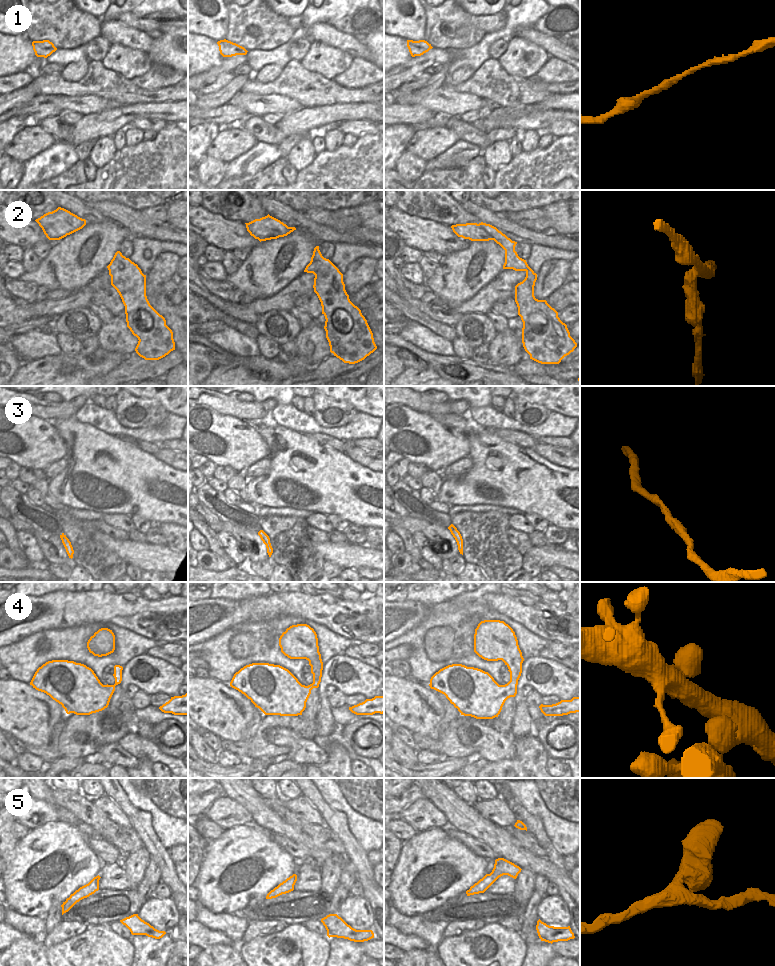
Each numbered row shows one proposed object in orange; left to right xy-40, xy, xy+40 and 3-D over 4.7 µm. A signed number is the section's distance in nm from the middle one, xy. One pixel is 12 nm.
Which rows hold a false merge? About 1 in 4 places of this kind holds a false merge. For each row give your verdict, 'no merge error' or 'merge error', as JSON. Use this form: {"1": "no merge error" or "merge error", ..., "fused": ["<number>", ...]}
{"1": "no merge error", "2": "merge error", "3": "no merge error", "4": "no merge error", "5": "no merge error", "fused": ["2"]}

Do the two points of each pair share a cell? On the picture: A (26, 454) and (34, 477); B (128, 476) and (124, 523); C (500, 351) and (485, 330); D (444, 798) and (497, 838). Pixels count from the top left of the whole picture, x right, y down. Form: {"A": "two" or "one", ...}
{"A": "two", "B": "two", "C": "two", "D": "one"}

